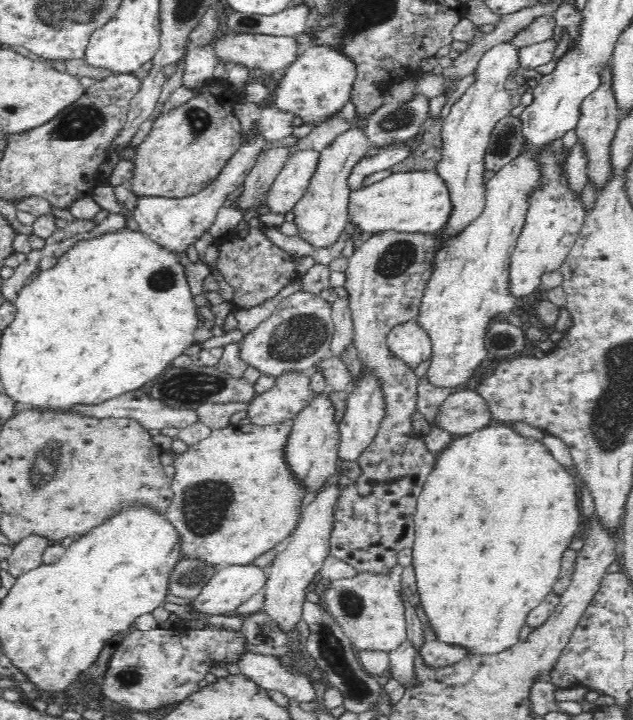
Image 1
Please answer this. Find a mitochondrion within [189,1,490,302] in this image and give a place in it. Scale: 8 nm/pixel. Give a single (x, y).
(398, 259)

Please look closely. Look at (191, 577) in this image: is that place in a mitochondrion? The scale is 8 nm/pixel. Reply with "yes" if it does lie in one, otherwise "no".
yes

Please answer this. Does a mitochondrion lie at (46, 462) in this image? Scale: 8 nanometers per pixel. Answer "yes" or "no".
yes

